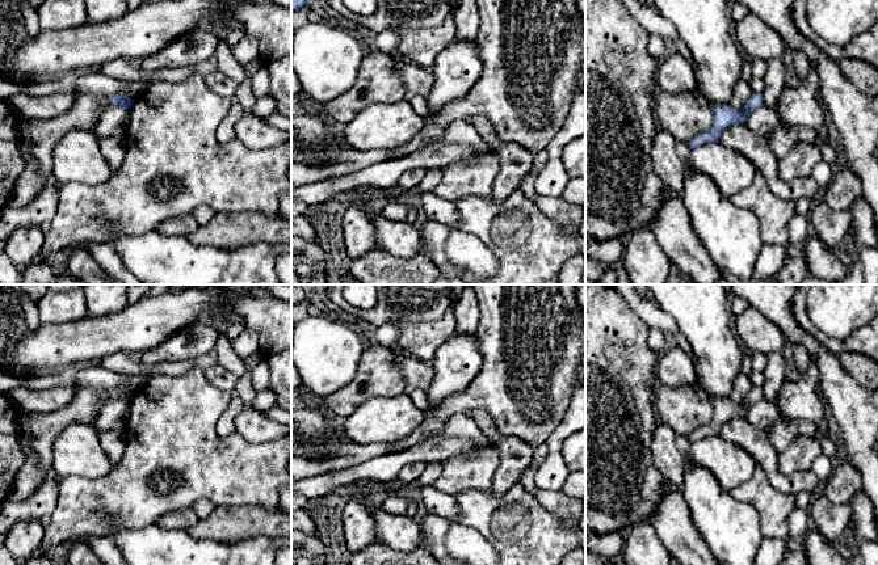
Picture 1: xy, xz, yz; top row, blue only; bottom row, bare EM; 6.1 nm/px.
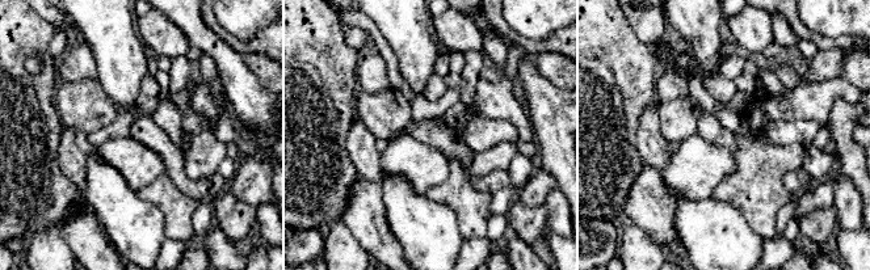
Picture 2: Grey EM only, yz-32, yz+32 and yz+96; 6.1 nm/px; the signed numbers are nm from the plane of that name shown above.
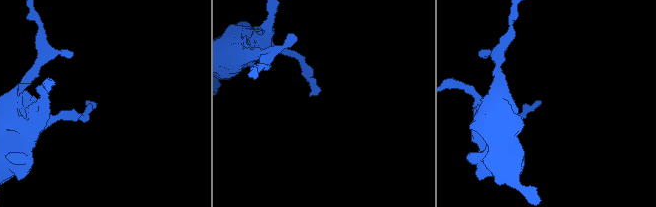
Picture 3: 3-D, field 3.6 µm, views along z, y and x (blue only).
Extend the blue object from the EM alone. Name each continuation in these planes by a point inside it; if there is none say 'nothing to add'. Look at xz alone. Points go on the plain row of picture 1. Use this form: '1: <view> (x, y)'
nothing to add

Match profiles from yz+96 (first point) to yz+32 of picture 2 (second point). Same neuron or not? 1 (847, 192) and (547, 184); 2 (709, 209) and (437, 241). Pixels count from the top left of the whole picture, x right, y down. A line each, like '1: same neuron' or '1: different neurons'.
1: different neurons
2: same neuron

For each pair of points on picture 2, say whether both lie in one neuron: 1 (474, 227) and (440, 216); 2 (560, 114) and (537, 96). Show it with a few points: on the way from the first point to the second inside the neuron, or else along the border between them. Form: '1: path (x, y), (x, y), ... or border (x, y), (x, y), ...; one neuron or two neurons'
1: border (436, 201), (453, 211), (457, 228), (465, 237); two neurons
2: path (555, 113), (542, 100); one neuron

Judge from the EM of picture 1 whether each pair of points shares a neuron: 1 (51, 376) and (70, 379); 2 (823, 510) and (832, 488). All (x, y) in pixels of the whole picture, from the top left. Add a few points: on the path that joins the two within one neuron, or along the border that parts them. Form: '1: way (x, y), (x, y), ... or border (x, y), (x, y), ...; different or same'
1: way (55, 378), (66, 378); same
2: border (822, 490), (832, 502), (848, 504); different

